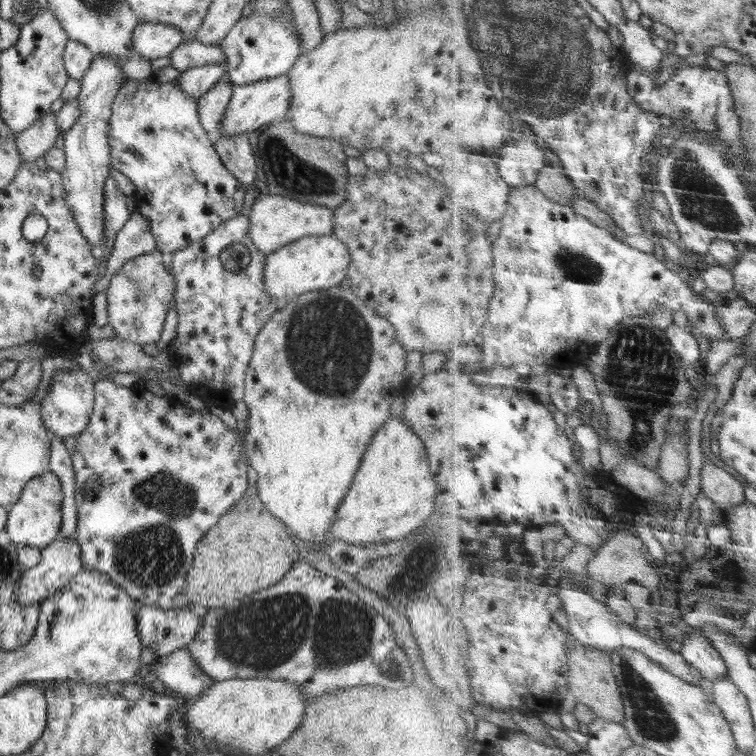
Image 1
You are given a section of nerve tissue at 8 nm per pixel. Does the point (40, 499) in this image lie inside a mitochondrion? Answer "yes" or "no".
no

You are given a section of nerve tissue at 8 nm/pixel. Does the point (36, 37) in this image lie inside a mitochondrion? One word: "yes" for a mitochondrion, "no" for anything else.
no

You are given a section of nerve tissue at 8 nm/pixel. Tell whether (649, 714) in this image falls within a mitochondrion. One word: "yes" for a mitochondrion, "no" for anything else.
yes

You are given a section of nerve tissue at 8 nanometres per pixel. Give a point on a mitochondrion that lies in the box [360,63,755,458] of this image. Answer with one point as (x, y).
(700, 199)

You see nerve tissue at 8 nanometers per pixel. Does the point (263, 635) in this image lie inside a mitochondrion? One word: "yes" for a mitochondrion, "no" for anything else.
yes

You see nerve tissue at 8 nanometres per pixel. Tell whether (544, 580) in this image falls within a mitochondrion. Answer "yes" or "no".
no

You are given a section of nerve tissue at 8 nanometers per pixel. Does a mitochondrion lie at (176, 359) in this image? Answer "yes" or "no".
no

